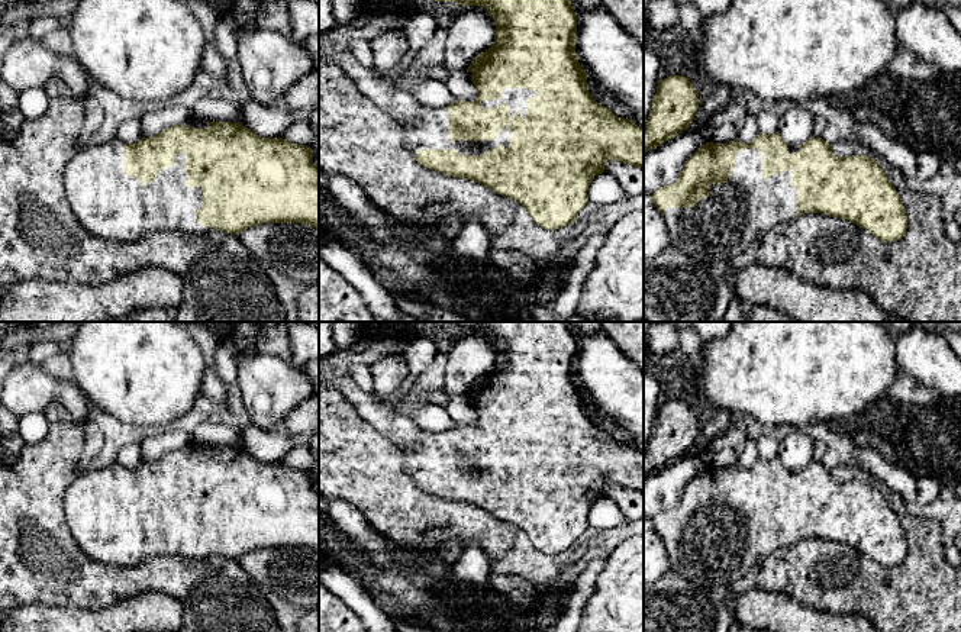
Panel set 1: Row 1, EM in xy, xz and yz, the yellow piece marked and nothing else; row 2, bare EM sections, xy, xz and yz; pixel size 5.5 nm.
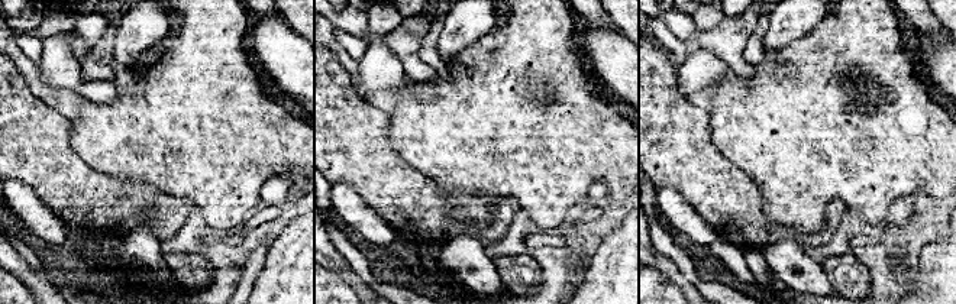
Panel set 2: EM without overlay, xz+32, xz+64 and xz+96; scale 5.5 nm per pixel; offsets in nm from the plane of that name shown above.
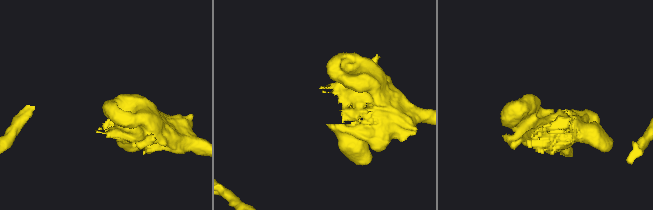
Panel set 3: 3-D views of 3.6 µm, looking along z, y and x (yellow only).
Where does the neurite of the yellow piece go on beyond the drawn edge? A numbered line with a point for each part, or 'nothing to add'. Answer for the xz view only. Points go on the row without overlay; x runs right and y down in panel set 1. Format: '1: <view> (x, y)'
1: xz (429, 455)

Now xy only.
1: xy (107, 528)

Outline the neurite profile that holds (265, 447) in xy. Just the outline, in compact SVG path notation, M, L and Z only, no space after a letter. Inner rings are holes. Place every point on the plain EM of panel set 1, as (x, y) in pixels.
M251 423L245 425L239 435L239 446L261 462L283 460L297 442L288 435L271 433Z

